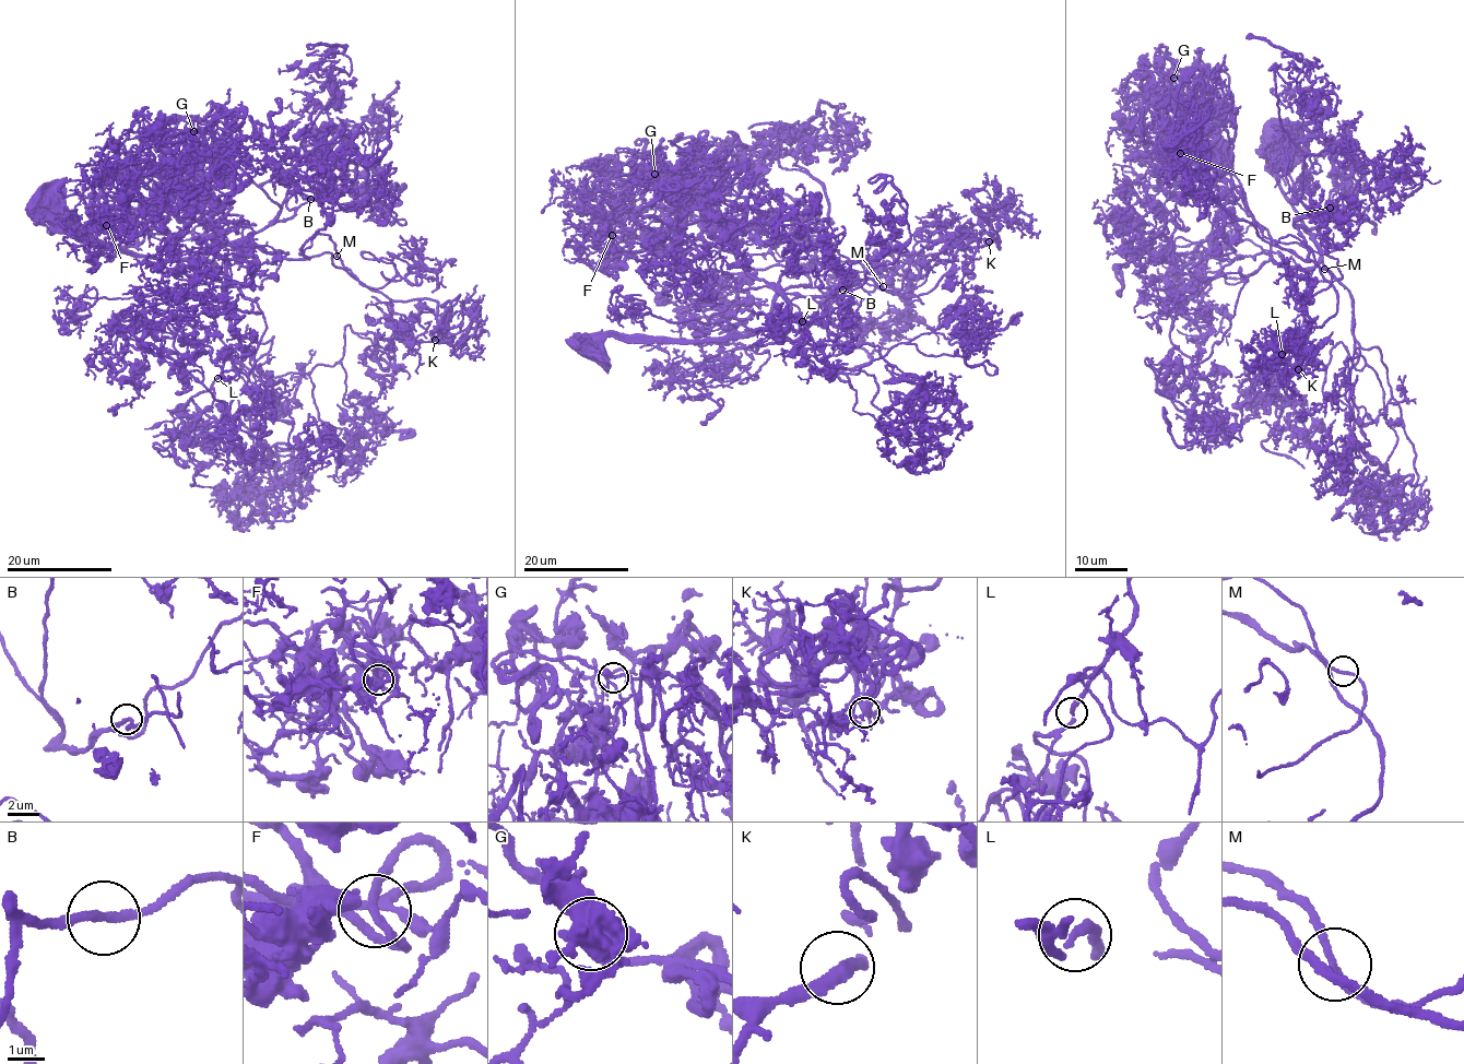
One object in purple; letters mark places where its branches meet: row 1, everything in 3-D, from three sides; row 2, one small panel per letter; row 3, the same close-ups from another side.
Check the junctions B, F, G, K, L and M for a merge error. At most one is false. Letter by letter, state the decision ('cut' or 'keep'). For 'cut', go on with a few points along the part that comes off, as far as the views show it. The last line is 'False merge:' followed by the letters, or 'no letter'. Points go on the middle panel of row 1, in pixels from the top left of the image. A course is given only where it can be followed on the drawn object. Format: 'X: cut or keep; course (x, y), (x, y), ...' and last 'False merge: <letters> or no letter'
B: keep
F: keep
G: keep
K: keep
L: keep
M: keep
False merge: no letter

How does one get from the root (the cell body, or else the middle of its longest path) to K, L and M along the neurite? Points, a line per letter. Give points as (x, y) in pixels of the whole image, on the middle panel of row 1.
K: (593, 346), (611, 333), (755, 335), (780, 293), (826, 296), (864, 279), (919, 295), (986, 222), (988, 241)
L: (593, 346), (610, 333), (698, 340), (758, 331), (780, 333), (788, 326), (799, 331), (806, 326), (802, 321)
M: (593, 346), (611, 333), (755, 335), (780, 293), (826, 296), (872, 278), (894, 293), (882, 286)

